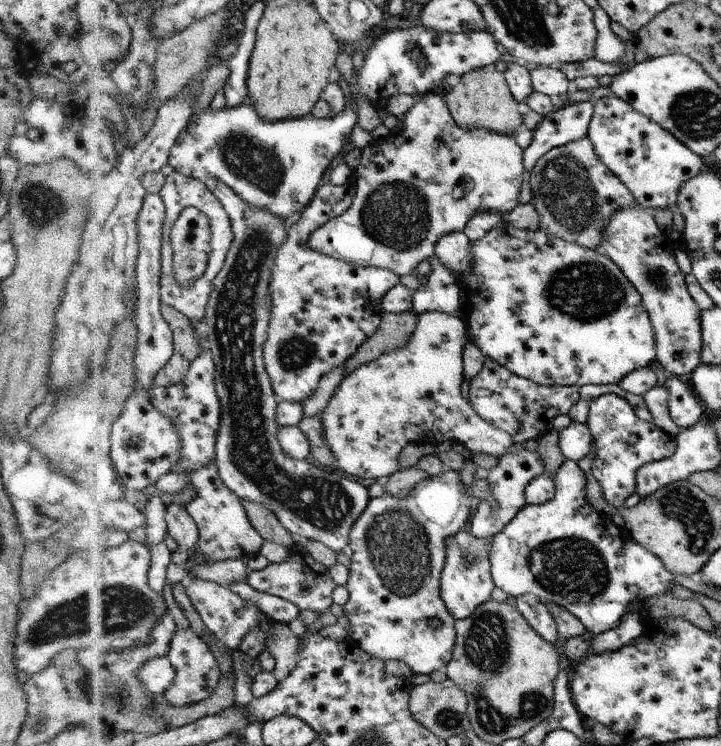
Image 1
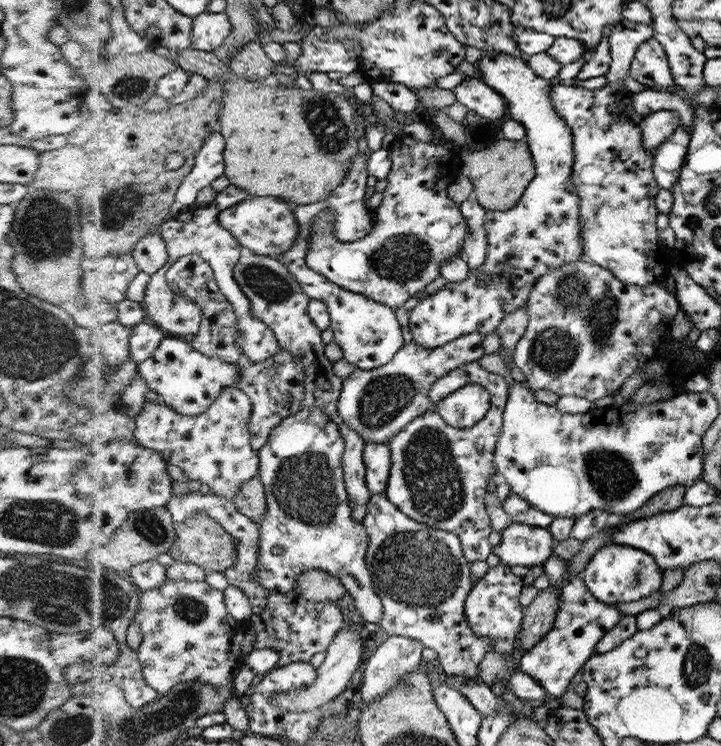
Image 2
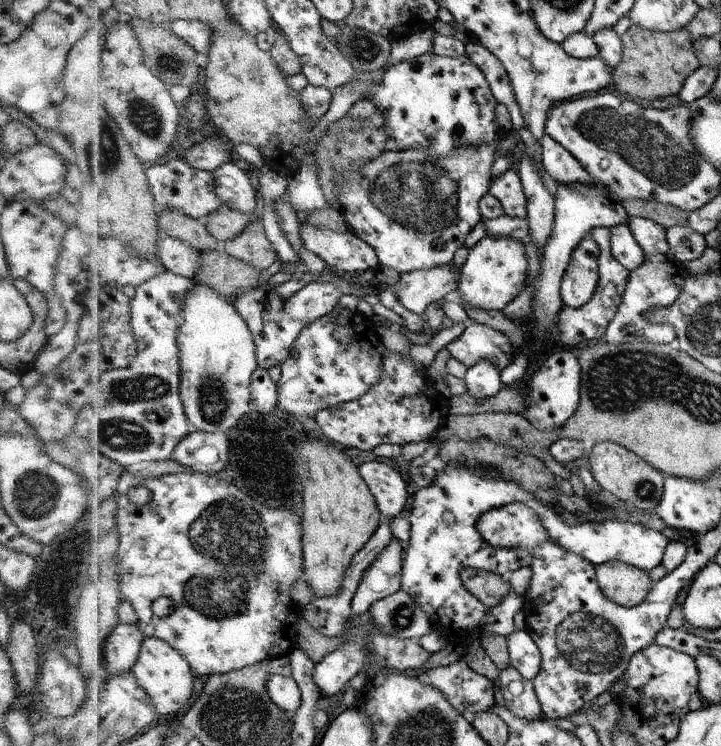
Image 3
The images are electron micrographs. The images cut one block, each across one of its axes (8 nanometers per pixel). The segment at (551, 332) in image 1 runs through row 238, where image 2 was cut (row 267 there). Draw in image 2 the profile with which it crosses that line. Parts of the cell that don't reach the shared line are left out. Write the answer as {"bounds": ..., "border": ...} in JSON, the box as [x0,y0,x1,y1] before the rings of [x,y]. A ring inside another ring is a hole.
{"bounds":[409,51,584,349],"border":[[[486,51],[479,60],[478,69],[482,80],[500,93],[506,101],[510,118],[520,121],[527,129],[526,140],[535,157],[536,178],[523,192],[522,198],[514,208],[505,211],[487,211],[487,258],[482,268],[471,269],[469,275],[460,283],[446,283],[438,292],[428,295],[409,311],[409,324],[416,342],[426,349],[449,346],[460,336],[480,333],[484,337],[496,331],[507,314],[526,307],[536,281],[552,270],[563,267],[584,257],[583,226],[580,224],[581,198],[575,192],[572,171],[575,162],[575,138],[567,121],[556,112],[552,104],[552,82],[540,77],[520,57]]]}

